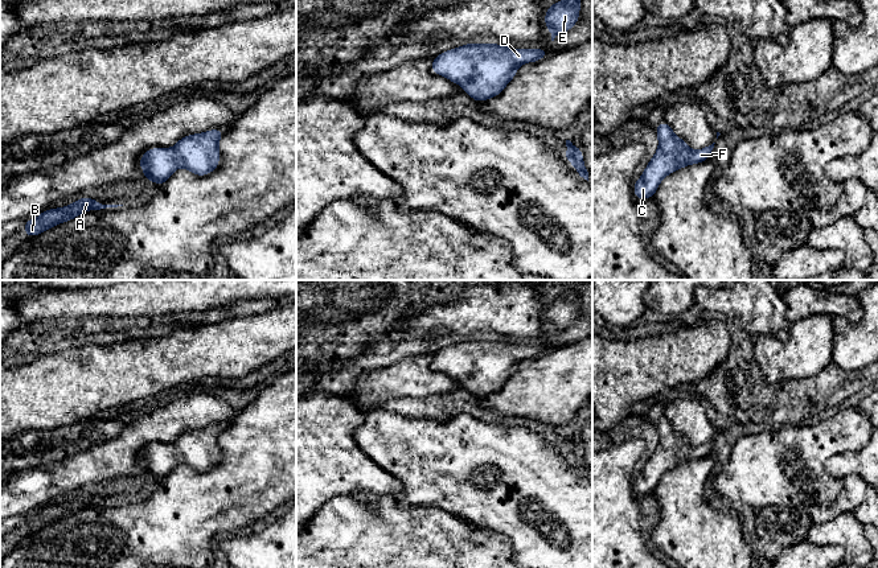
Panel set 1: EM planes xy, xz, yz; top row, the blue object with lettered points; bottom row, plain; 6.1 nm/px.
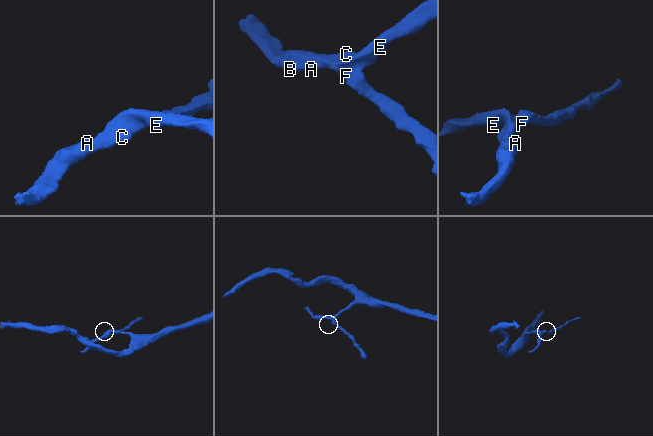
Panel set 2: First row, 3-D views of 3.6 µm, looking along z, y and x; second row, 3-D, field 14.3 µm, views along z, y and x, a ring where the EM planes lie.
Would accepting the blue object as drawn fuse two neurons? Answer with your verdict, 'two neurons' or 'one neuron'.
one neuron

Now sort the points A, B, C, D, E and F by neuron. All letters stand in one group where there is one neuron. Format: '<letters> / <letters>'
A B C D E F

